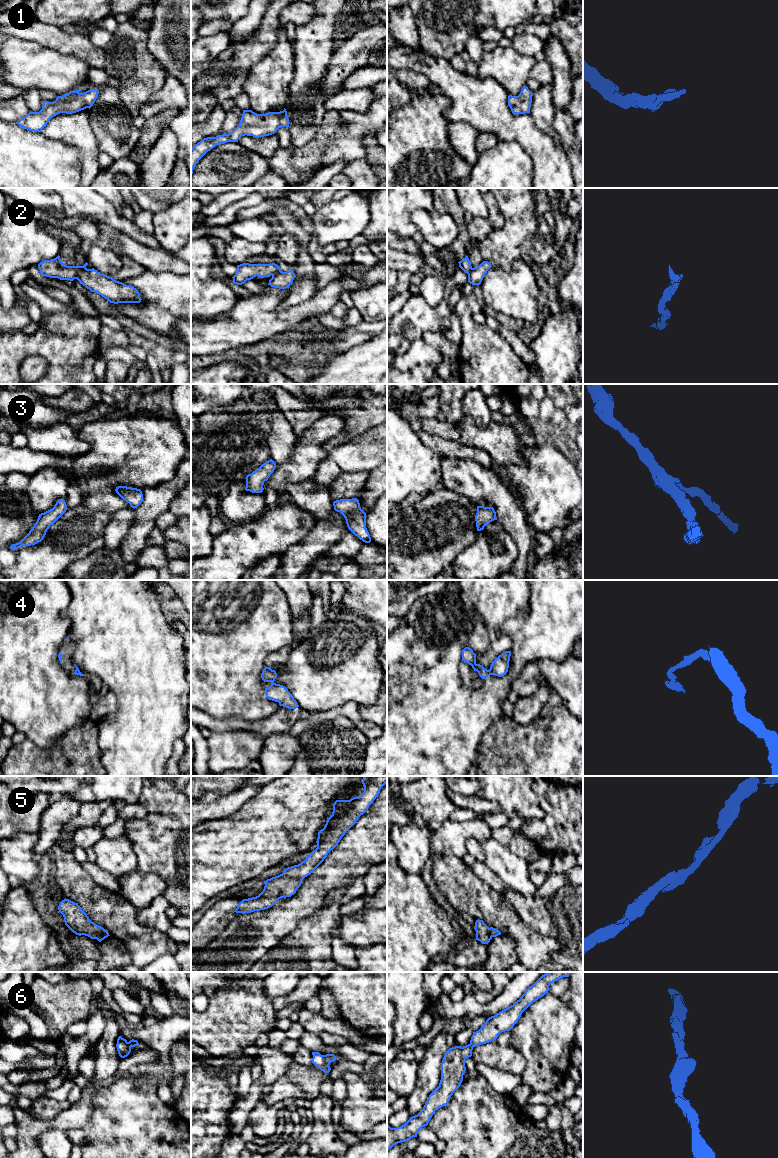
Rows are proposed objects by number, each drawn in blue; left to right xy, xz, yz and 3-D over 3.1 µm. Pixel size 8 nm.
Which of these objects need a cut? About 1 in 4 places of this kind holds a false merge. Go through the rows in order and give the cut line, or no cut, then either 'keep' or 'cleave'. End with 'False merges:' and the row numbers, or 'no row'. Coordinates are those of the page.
1: no cut; keep
2: cut in xy along (85, 267), (78, 273), (76, 278); cleave
3: no cut; keep
4: cut in yz along (488, 670), (490, 674); cleave
5: no cut; keep
6: no cut; keep
False merges: 2, 4

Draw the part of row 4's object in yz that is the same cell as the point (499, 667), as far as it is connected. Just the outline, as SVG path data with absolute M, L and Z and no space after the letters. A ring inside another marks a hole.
M505 651L499 655L491 664L489 672L490 675L502 677L506 675L509 668L511 651Z

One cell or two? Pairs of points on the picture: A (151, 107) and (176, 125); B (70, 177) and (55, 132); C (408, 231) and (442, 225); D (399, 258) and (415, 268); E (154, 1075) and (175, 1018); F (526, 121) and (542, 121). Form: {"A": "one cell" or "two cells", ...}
{"A": "two cells", "B": "two cells", "C": "two cells", "D": "one cell", "E": "two cells", "F": "two cells"}

